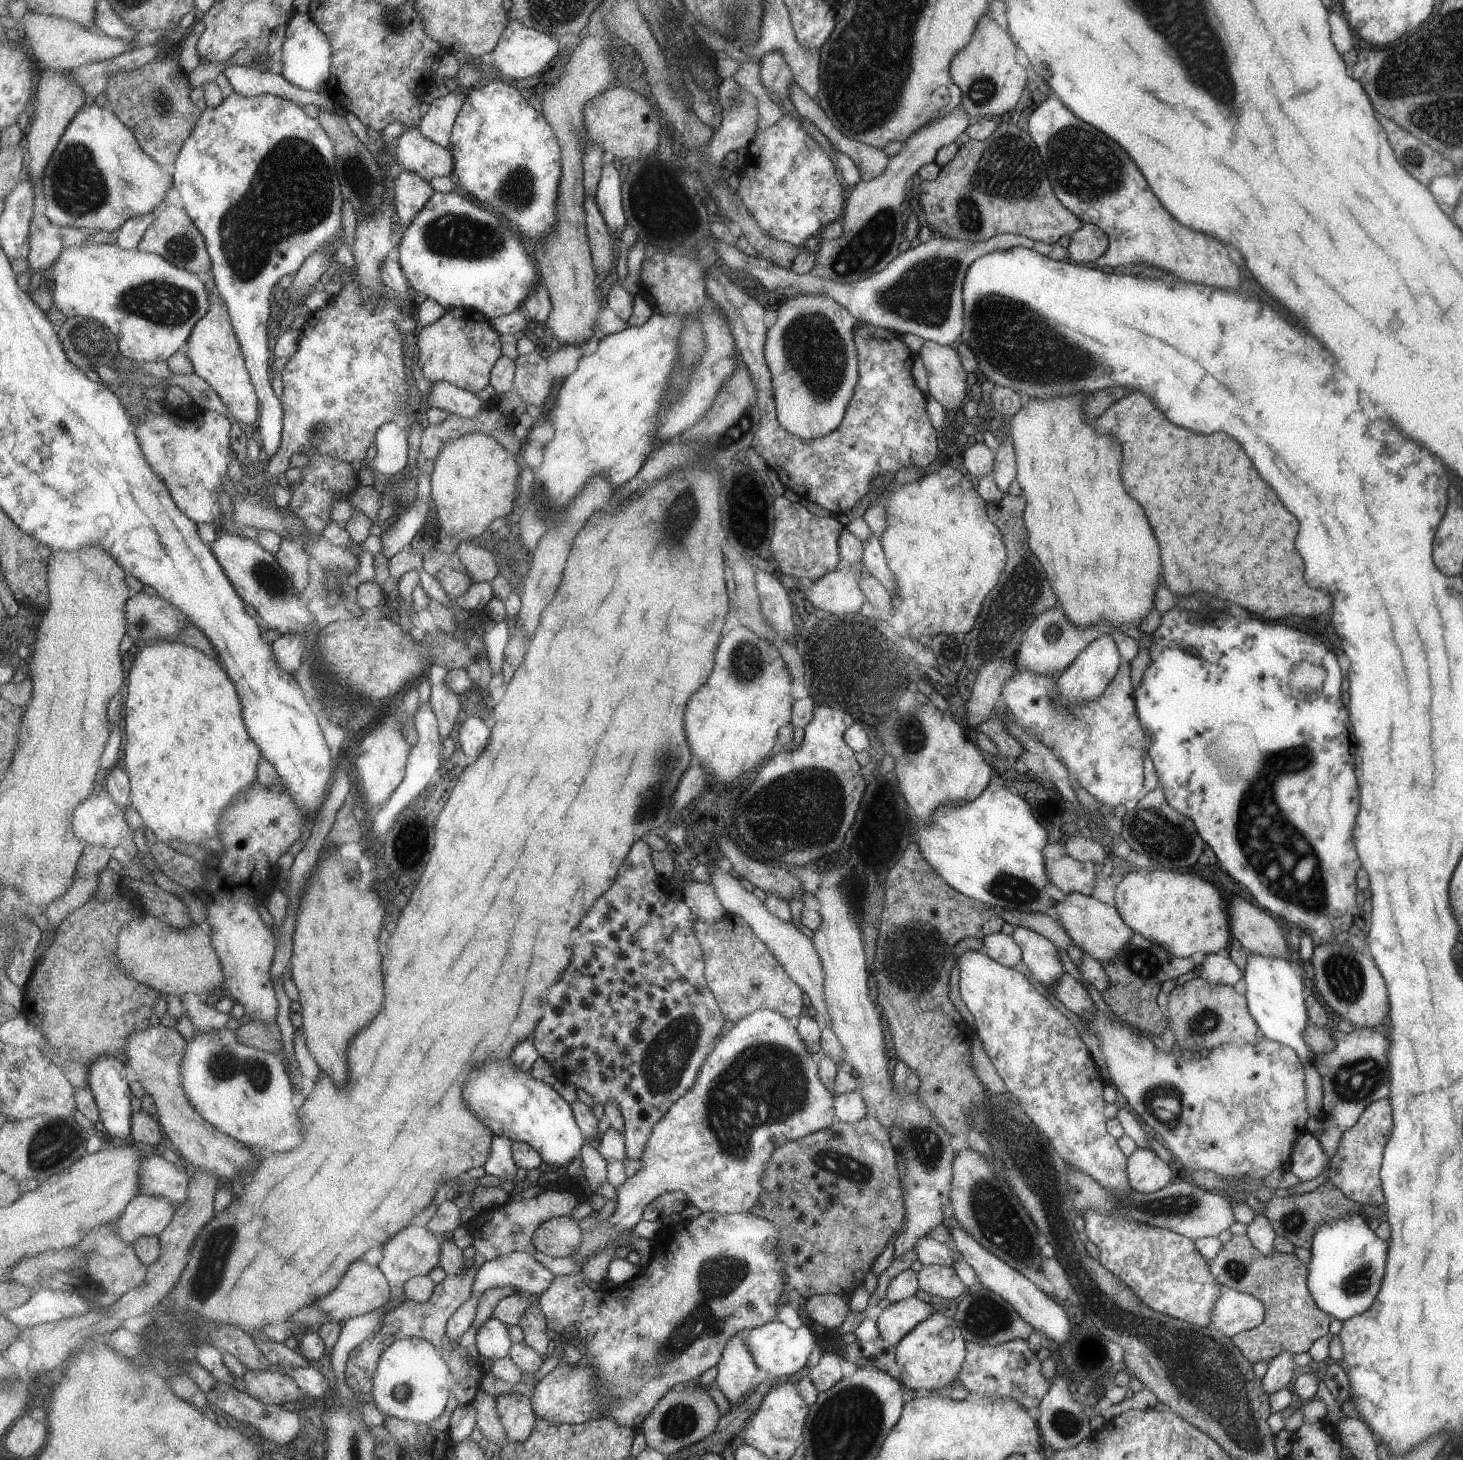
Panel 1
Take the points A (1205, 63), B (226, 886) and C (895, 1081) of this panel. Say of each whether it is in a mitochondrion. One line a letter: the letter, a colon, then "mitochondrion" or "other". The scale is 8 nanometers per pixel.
A: mitochondrion
B: other
C: other

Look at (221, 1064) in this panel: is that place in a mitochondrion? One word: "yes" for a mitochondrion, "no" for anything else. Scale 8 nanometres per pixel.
yes

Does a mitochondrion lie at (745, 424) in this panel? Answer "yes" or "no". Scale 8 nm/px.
yes

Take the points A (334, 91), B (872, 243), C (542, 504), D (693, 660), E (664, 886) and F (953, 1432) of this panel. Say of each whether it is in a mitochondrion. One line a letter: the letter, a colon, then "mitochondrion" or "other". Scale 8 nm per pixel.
A: other
B: mitochondrion
C: mitochondrion
D: other
E: other
F: other

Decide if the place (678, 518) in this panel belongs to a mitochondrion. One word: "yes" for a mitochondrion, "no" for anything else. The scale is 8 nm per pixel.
yes

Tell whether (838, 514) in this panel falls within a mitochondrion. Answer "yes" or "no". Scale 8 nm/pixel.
no

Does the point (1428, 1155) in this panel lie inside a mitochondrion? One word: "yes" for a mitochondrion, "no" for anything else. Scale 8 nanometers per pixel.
no

